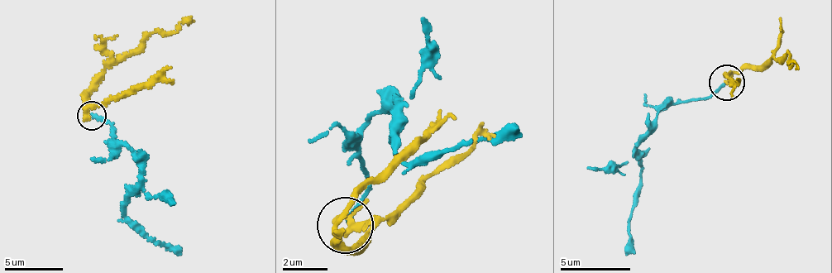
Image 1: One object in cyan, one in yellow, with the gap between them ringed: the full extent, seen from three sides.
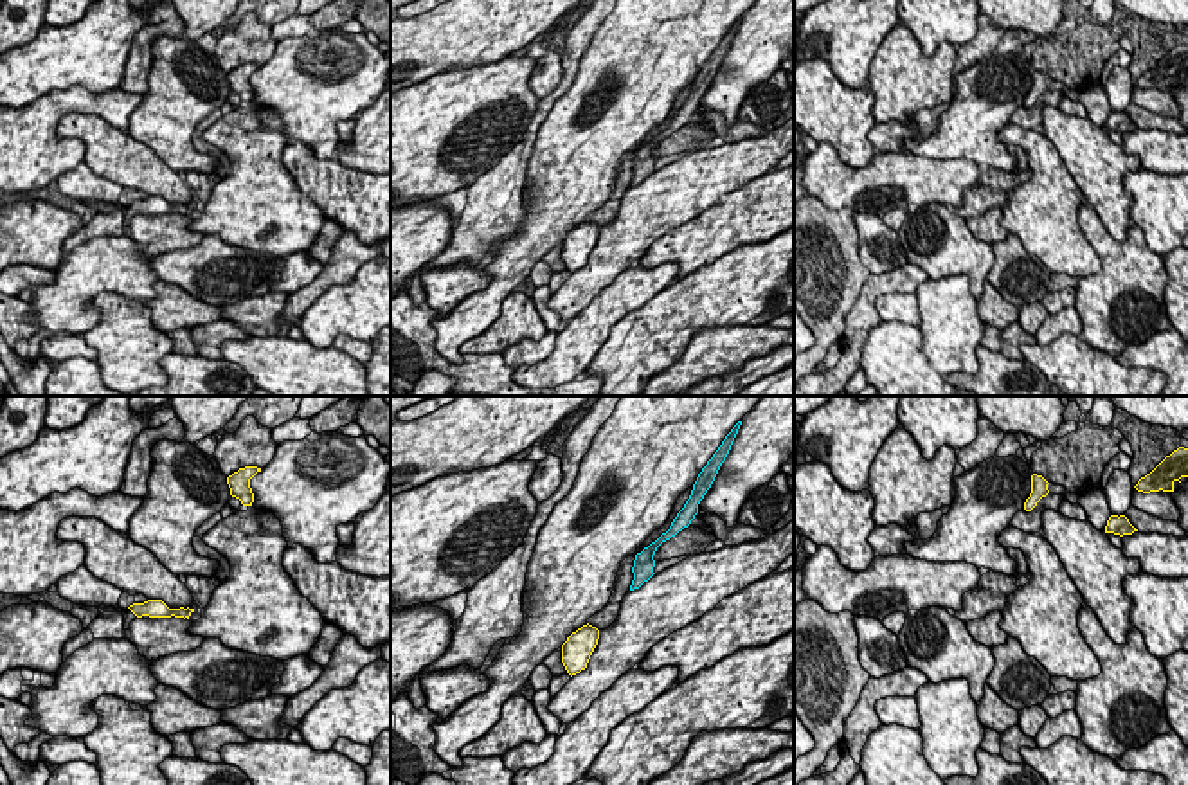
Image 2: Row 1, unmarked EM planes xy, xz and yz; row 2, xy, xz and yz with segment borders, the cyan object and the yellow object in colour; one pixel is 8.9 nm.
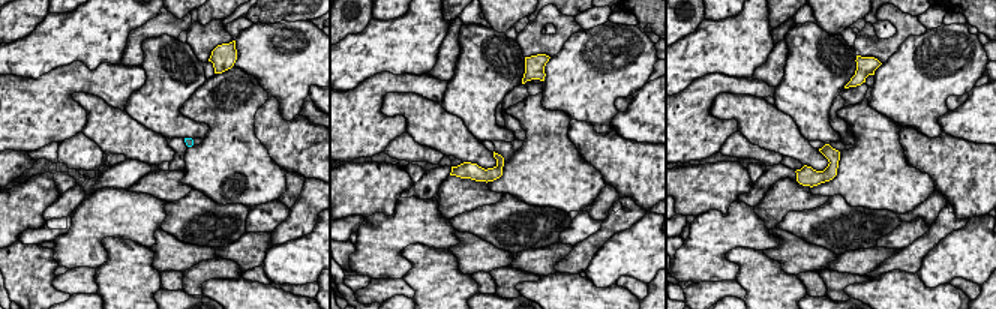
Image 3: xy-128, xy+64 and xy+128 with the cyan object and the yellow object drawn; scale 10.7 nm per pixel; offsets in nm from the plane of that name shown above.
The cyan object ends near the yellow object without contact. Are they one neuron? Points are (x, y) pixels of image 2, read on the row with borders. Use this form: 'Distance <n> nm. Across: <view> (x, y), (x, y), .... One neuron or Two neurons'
Distance 460 nm. Across: xz (630, 589), (594, 627). Two neurons

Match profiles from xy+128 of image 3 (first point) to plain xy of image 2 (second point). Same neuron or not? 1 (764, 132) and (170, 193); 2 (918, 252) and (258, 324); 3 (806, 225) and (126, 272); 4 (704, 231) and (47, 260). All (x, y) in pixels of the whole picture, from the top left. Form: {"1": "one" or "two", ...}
{"1": "one", "2": "two", "3": "two", "4": "two"}

